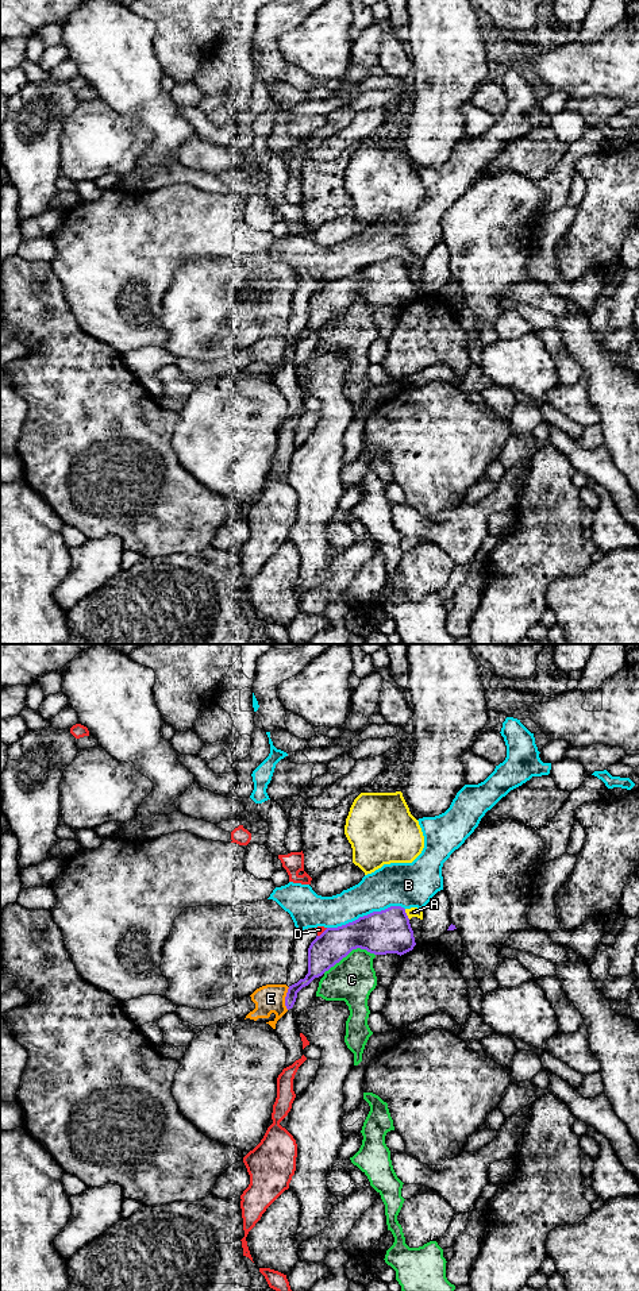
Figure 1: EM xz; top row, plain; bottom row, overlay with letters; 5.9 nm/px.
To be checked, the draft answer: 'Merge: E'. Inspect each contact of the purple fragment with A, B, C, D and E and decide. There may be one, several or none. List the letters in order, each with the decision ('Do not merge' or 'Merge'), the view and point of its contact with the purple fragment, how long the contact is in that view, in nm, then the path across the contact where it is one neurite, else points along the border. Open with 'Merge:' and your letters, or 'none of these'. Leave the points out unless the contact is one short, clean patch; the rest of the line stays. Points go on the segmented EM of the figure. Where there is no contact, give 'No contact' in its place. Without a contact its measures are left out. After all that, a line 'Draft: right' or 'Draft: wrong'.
Merge: none of these
A: Do not merge. Touches purple at xz (405, 914). Shared border 70 nm. Boundary: xz (404, 909), (410, 918)
B: Do not merge. Touches purple at xz (365, 916). Shared border 480 nm
C: Do not merge. Touches purple at xz (349, 952). Shared border 340 nm
D: Do not merge. Touches purple at xz (323, 932). Shared border 80 nm
E: Do not merge. Touches purple at xz (285, 998). Shared border 140 nm. Boundary: xz (289, 987), (285, 995), (287, 1009)
Draft: wrong

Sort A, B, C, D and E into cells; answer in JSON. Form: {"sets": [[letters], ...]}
{"sets": [["A"], ["B"], ["C"], ["D"], ["E"]]}

